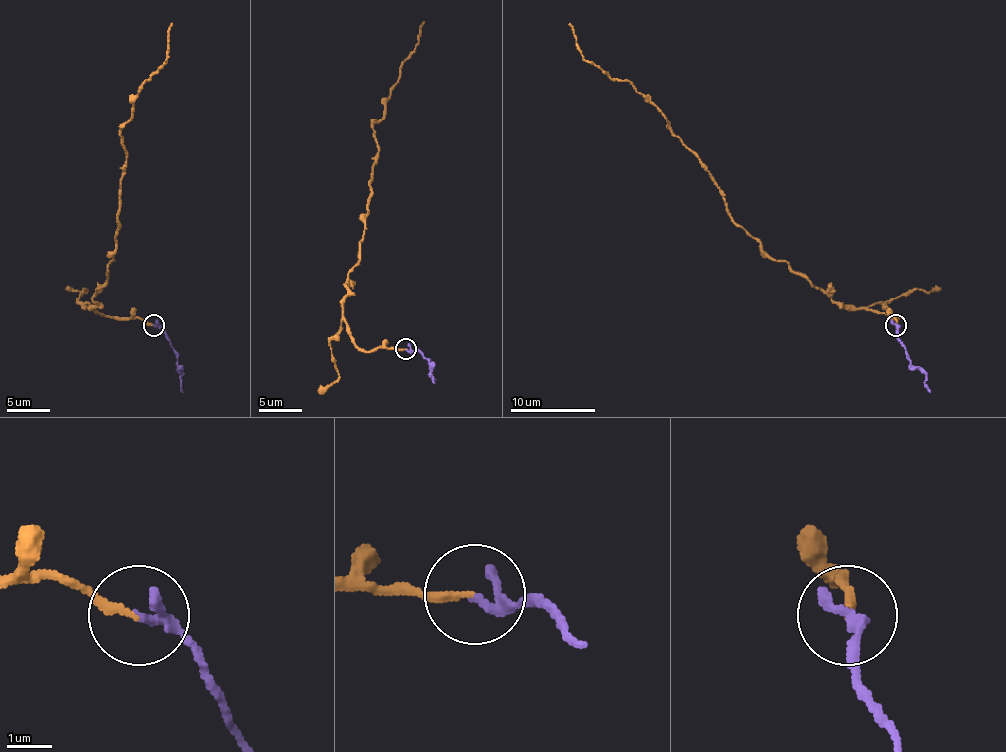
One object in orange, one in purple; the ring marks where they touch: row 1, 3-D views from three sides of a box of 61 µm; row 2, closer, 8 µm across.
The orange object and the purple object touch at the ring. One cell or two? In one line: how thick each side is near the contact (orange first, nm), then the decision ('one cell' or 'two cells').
calibres 200 and 170 nm; one cell

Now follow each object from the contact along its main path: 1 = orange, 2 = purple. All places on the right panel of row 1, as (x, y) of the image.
1: (896, 324), (843, 307), (773, 261), (665, 116), (586, 61), (569, 23)
2: (896, 324), (909, 358), (926, 375), (924, 386), (930, 392)

